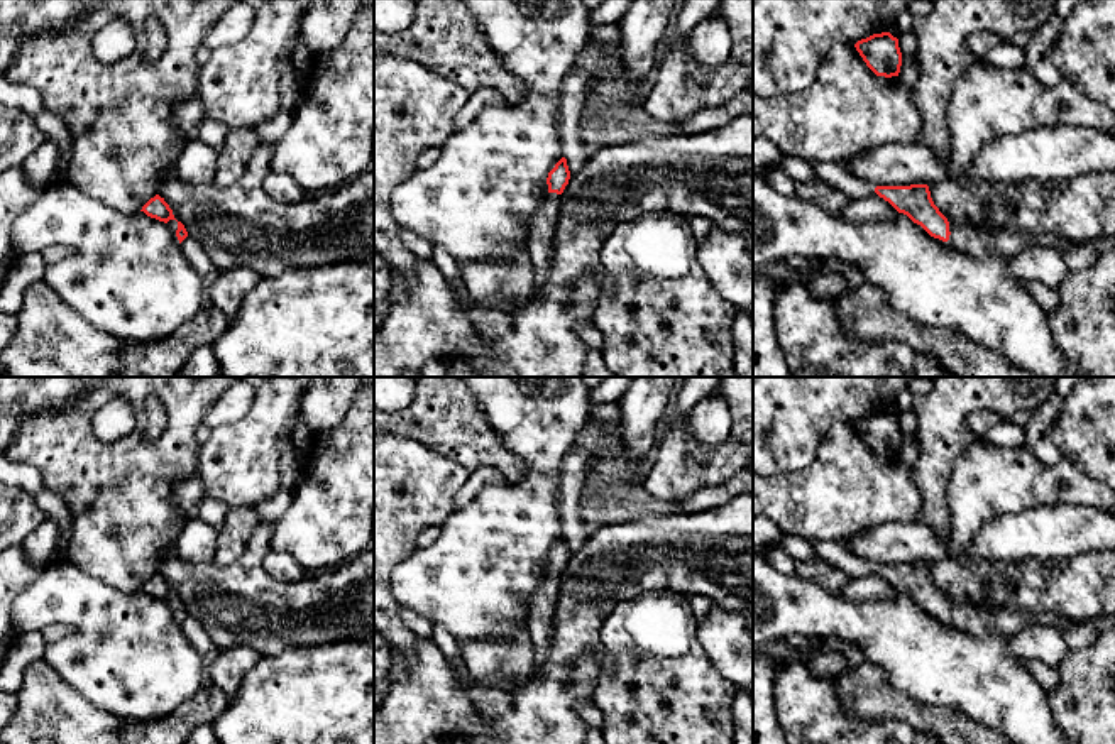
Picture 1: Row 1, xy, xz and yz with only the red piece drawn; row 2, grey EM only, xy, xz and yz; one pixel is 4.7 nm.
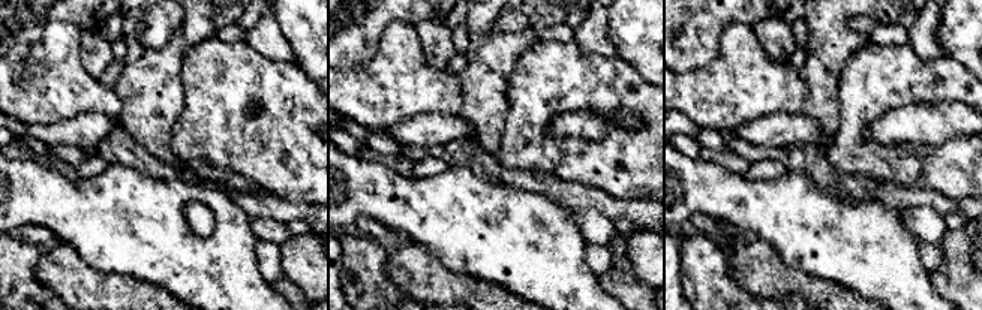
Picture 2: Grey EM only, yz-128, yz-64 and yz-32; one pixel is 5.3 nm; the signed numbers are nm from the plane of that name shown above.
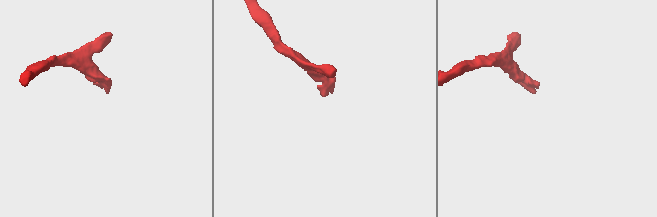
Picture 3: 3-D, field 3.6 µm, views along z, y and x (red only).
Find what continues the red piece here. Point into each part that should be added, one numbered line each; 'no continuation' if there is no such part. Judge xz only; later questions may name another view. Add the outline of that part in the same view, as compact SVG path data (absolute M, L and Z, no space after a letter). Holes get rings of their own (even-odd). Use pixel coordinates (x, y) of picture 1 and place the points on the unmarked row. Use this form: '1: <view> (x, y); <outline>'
1: xz (540, 624); M547 572L531 599L528 631L533 643L535 670L547 663L548 646L553 634L553 610L558 599L560 573Z

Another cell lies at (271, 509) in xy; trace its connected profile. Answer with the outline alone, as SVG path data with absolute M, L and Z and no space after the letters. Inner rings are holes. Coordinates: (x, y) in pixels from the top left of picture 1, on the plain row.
M286 480L277 494L254 506L262 524L272 526L291 506L294 499L293 484Z

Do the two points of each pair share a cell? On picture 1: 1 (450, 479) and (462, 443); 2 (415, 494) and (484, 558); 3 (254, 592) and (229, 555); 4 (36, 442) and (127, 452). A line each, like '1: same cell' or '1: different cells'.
1: different cells
2: different cells
3: different cells
4: same cell

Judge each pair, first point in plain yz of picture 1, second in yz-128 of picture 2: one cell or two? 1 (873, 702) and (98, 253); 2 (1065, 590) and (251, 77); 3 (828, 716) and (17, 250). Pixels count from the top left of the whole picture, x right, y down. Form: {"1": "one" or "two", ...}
{"1": "two", "2": "one", "3": "one"}

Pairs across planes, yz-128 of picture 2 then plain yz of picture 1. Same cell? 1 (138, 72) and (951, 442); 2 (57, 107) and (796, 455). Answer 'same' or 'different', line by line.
1: same
2: different

